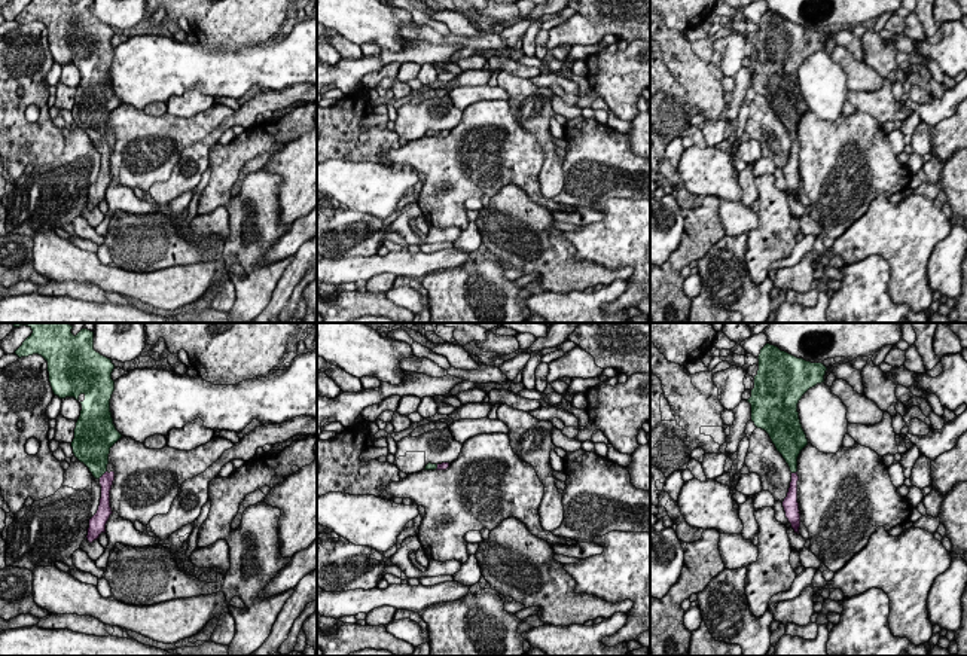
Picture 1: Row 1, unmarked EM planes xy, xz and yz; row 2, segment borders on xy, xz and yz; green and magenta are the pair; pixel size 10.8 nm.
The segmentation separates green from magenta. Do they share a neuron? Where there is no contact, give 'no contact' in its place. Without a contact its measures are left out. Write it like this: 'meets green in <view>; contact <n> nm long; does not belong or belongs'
meets green in xy; contact 130 nm long; belongs

